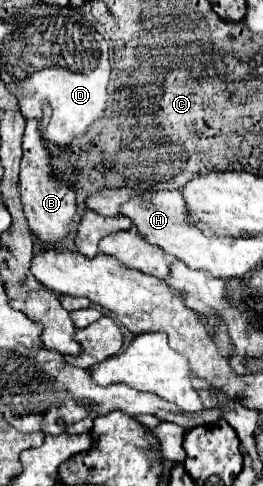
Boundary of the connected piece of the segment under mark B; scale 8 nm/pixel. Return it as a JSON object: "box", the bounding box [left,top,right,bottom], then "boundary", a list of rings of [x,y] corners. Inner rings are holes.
{"box":[19,102,75,246],"boundary":[[[45,102],[43,106],[43,118],[39,120],[27,120],[25,136],[23,136],[23,158],[21,158],[21,172],[19,172],[19,192],[21,192],[21,204],[23,212],[29,220],[29,228],[39,234],[43,242],[49,246],[55,246],[57,240],[61,240],[67,234],[69,222],[75,216],[75,192],[69,184],[59,182],[53,176],[51,166],[51,152],[45,146],[45,140],[41,136],[41,130],[47,126],[51,116],[51,108]]]}

